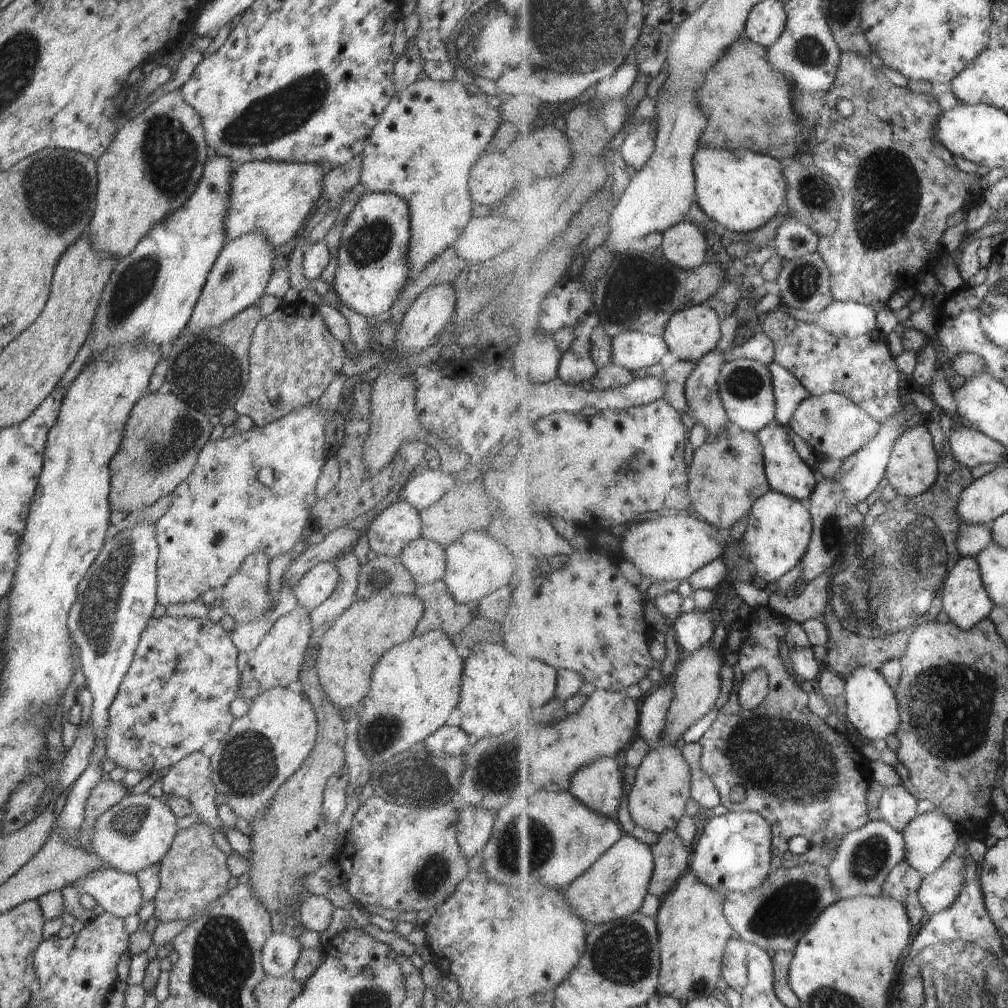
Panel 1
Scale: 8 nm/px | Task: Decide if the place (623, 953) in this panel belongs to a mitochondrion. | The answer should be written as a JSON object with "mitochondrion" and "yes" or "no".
{"mitochondrion":"yes"}

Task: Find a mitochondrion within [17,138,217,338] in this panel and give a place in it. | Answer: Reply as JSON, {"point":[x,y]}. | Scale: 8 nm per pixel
{"point":[59,190]}

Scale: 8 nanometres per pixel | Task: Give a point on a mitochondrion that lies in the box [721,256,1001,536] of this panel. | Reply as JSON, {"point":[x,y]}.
{"point":[804,281]}

